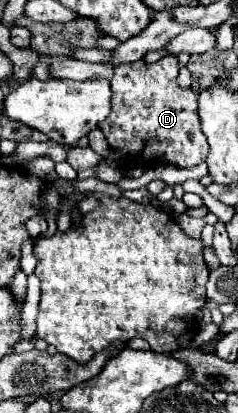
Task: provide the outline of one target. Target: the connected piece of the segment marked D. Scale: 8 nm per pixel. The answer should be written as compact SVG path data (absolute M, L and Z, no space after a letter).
M163 57L157 63L121 63L115 67L115 77L111 81L111 113L105 121L99 123L99 129L103 131L107 143L111 149L119 149L127 153L129 157L139 157L145 161L151 161L155 157L165 159L167 163L173 163L177 167L195 167L203 163L203 159L209 153L209 147L203 143L203 133L198 116L198 98L191 93L191 89L181 89L177 85L177 57Z

